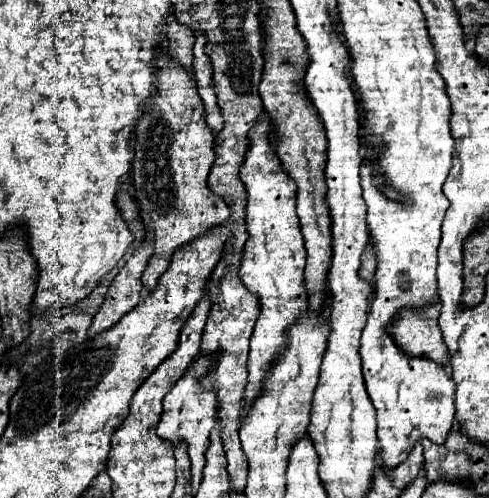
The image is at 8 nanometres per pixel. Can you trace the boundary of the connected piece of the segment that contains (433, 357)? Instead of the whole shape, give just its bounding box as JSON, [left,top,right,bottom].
[390,305,450,365]

